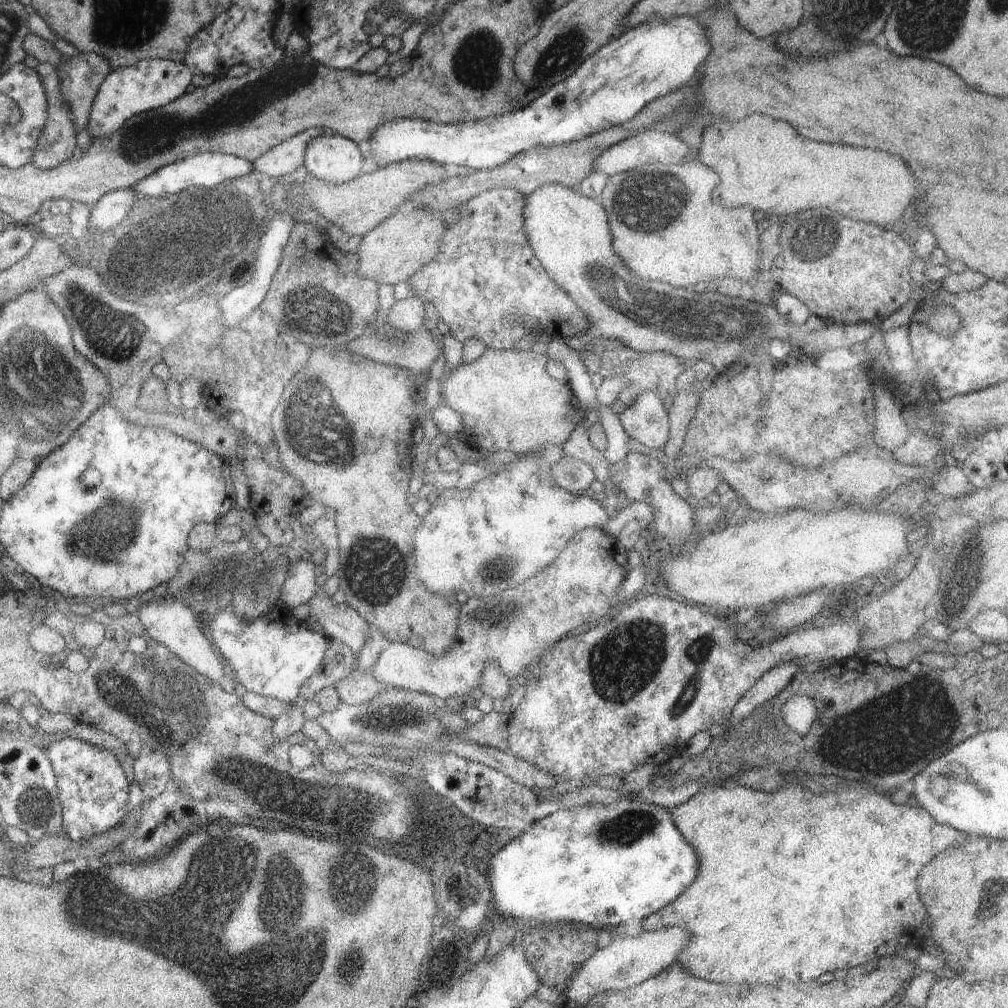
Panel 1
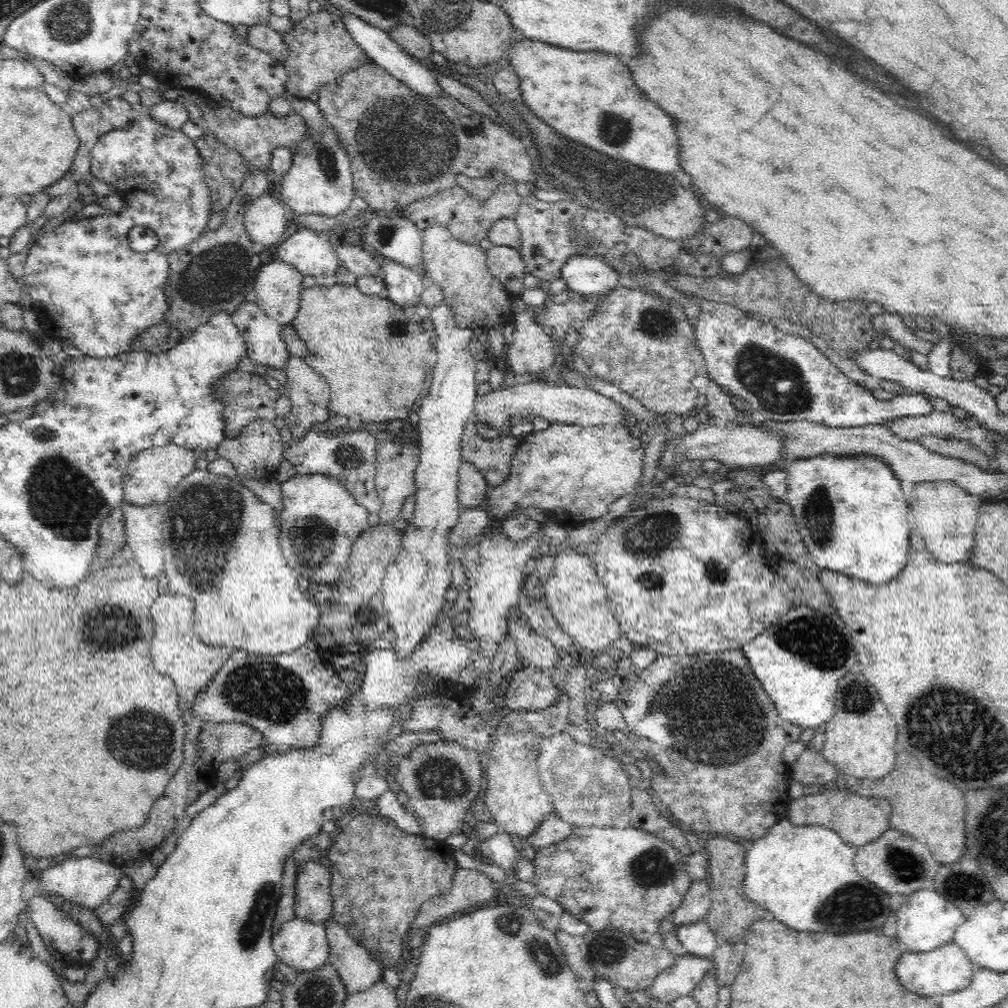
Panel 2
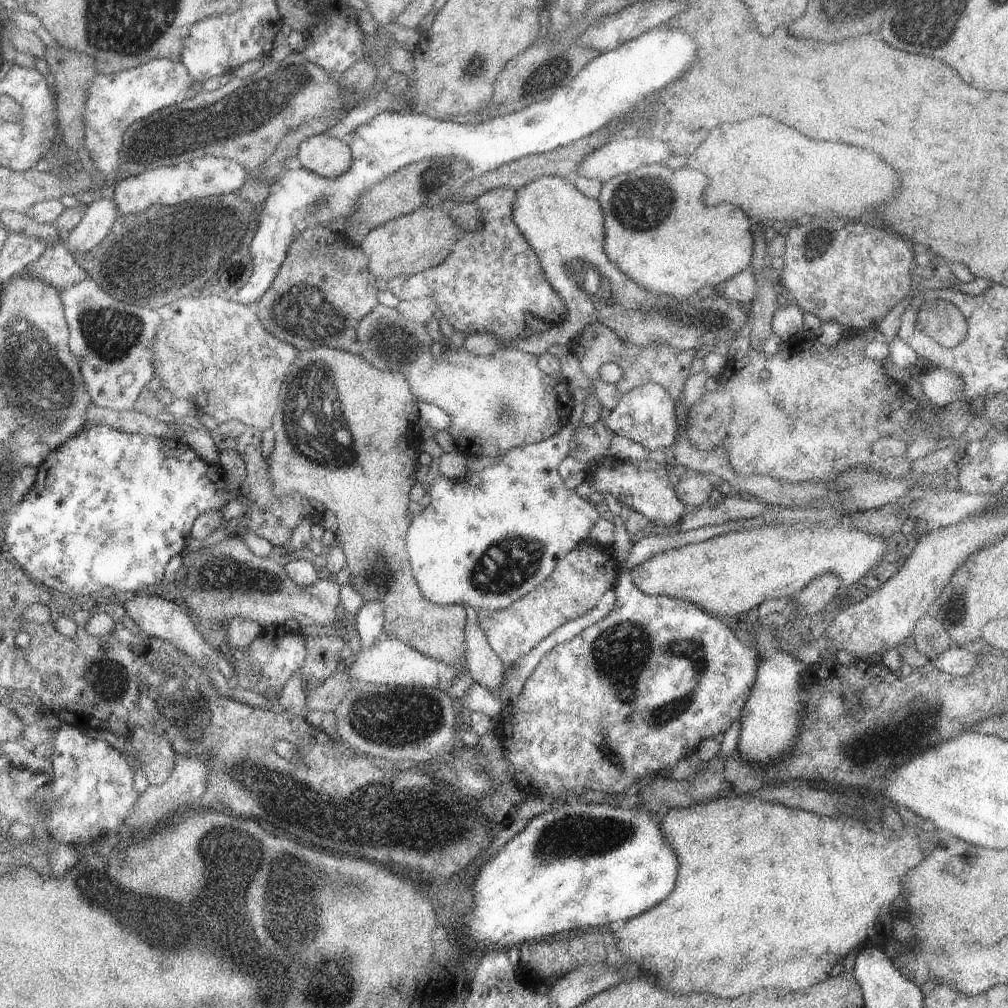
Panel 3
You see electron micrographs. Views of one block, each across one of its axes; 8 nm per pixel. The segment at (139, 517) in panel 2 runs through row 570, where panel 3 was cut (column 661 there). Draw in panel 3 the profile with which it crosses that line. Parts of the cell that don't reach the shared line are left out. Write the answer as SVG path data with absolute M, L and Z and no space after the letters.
M648 136L634 138L612 138L612 141L602 145L596 152L591 152L578 167L578 176L594 178L604 184L615 176L636 170L640 166L662 162L671 156L669 144Z

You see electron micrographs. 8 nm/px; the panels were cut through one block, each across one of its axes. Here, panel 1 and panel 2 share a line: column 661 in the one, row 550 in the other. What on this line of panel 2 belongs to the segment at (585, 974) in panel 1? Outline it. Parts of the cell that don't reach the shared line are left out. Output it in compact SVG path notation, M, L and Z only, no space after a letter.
M934 480L915 484L910 502L909 522L920 532L928 551L942 563L968 562L975 546L974 536L980 506L992 502L992 498L972 496L960 484L948 480Z

